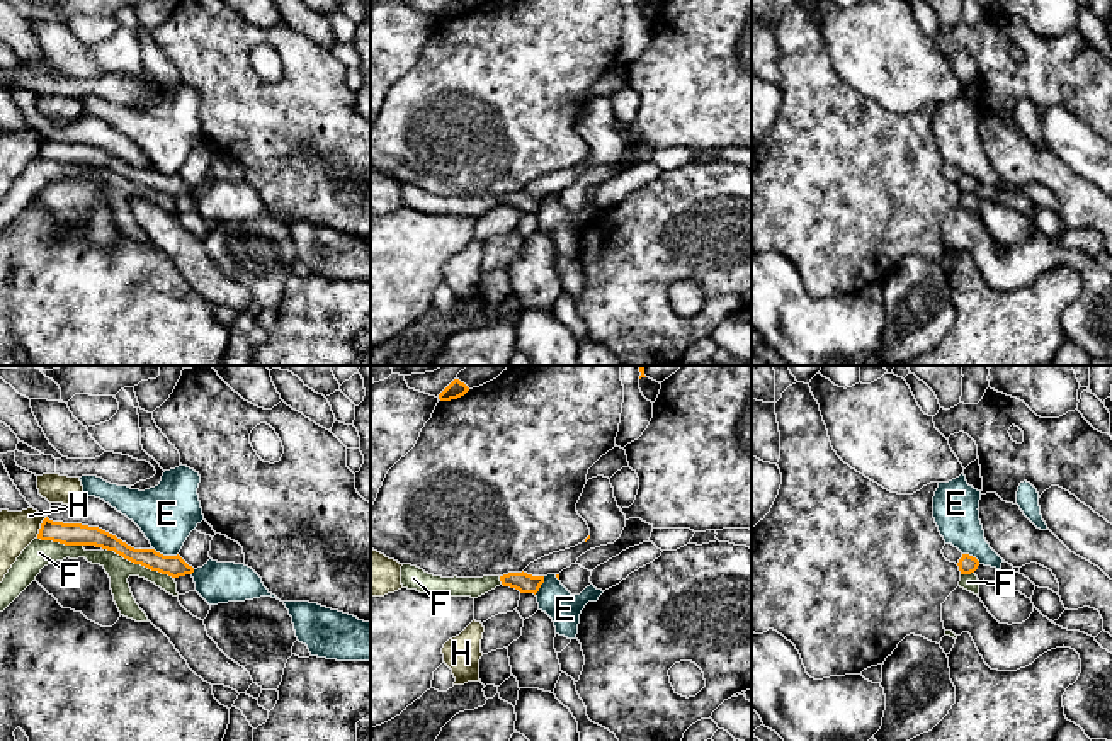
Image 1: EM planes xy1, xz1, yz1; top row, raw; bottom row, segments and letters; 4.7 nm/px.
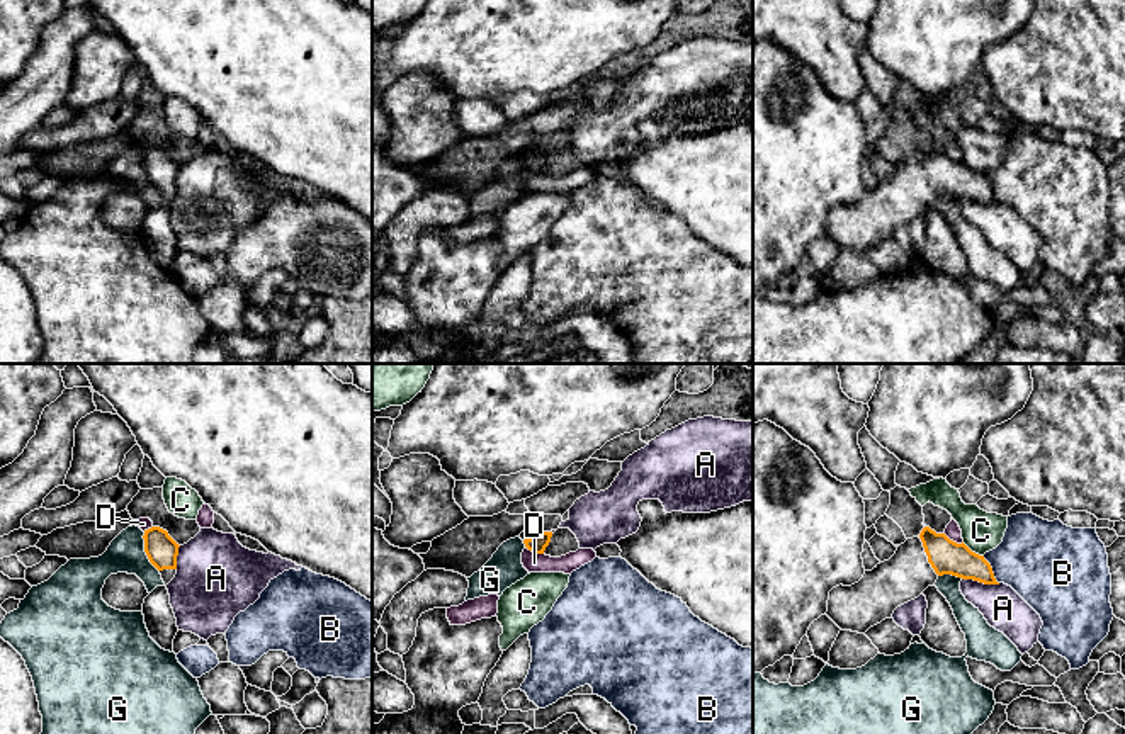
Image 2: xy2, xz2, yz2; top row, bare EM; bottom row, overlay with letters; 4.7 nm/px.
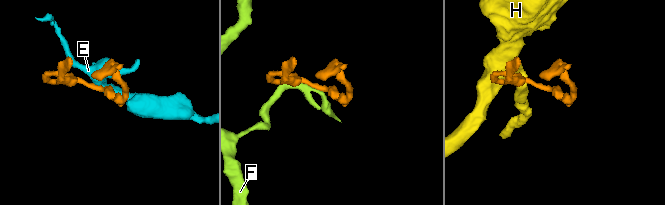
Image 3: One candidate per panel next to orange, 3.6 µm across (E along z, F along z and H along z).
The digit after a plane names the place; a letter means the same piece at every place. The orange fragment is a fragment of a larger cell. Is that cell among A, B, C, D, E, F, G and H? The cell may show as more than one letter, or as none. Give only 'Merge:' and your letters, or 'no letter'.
Merge: no letter

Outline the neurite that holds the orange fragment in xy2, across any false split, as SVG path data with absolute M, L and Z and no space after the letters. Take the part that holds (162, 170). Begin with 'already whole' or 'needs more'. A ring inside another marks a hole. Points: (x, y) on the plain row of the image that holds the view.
needs more; M160 146L144 150L144 172L150 182L160 190L165 206L177 194L178 163Z

